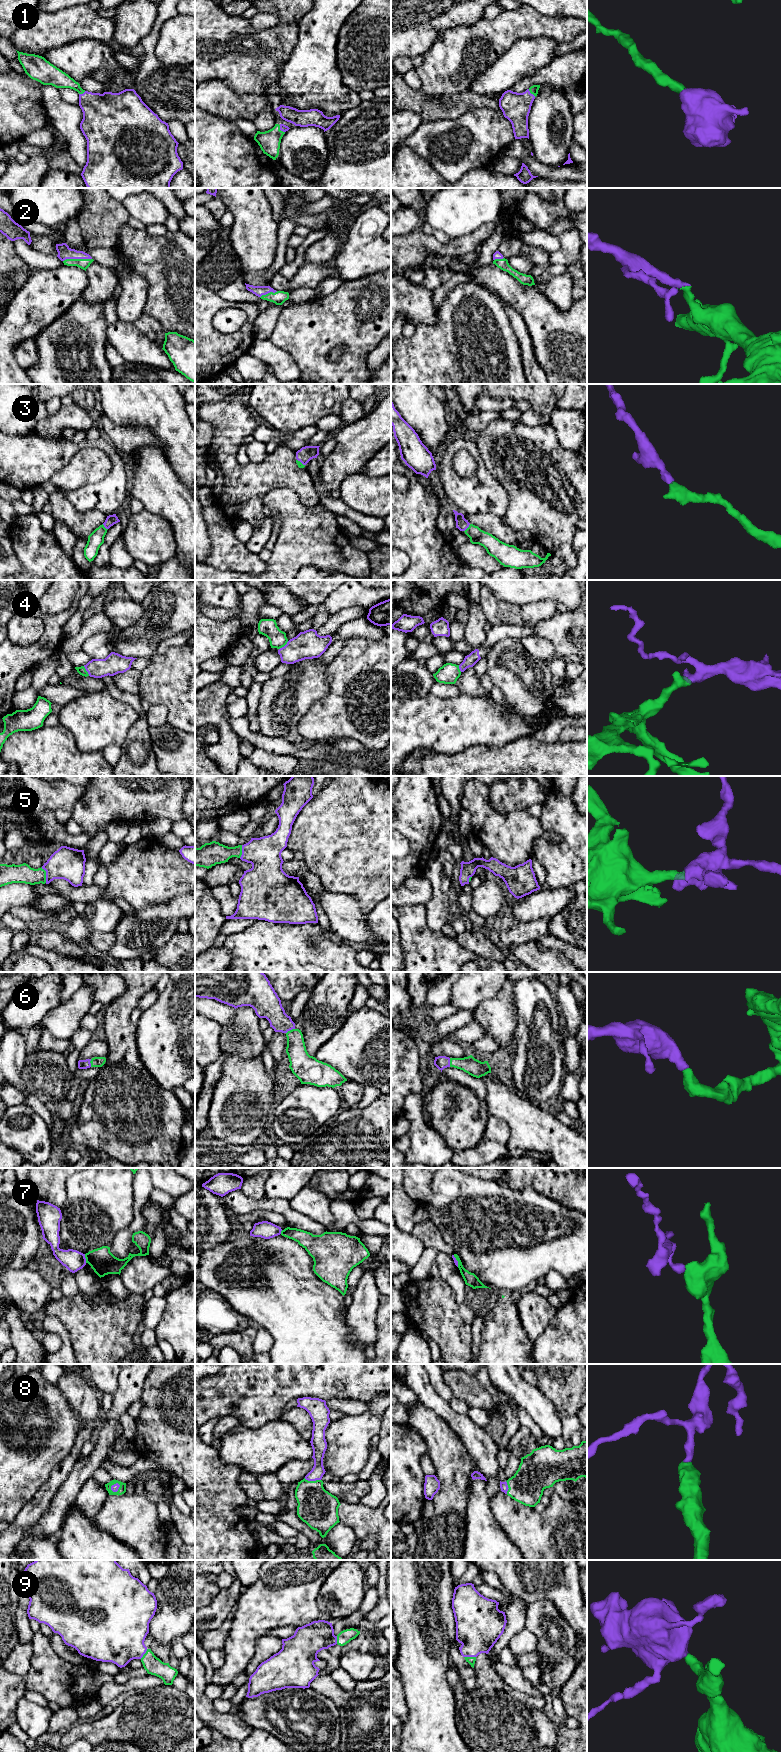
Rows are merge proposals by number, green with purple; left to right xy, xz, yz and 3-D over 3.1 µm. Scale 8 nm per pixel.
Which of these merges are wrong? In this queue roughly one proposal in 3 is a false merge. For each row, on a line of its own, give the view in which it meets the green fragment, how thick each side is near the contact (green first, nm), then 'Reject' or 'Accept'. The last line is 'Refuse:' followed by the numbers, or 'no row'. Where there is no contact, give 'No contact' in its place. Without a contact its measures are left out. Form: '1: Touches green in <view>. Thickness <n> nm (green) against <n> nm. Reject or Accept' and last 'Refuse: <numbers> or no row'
1: Touches green in yz. Thickness 70 nm (green) against 220 nm. Accept
2: Touches green in xy. Thickness 80 nm (green) against 110 nm. Accept
3: Touches green in yz. Thickness 140 nm (green) against 100 nm. Accept
4: Touches green in xz. Thickness 140 nm (green) against 220 nm. Accept
5: Touches green in xy. Thickness 160 nm (green) against 260 nm. Accept
6: Touches green in xz. Thickness 170 nm (green) against 190 nm. Accept
7: Touches green in xy. Thickness 200 nm (green) against 170 nm. Reject
8: Touches green in xz. Thickness 320 nm (green) against 110 nm. Accept
9: Touches green in yz. Thickness 60 nm (green) against 360 nm. Accept
Refuse: 7

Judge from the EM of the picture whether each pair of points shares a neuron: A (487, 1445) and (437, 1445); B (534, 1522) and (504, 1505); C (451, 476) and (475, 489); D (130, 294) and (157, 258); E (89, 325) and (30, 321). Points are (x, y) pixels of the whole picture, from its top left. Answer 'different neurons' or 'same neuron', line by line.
A: different neurons
B: same neuron
C: same neuron
D: different neurons
E: different neurons

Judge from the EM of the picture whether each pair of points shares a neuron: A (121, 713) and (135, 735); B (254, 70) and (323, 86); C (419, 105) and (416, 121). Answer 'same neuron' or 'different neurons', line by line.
A: different neurons
B: different neurons
C: different neurons

